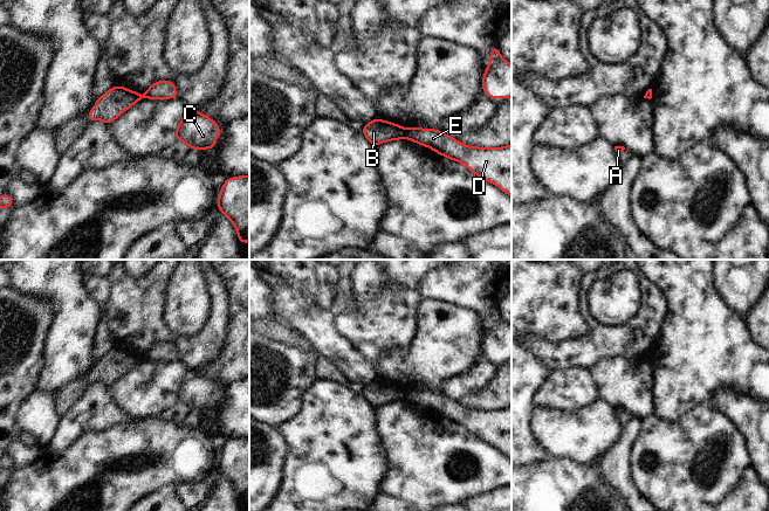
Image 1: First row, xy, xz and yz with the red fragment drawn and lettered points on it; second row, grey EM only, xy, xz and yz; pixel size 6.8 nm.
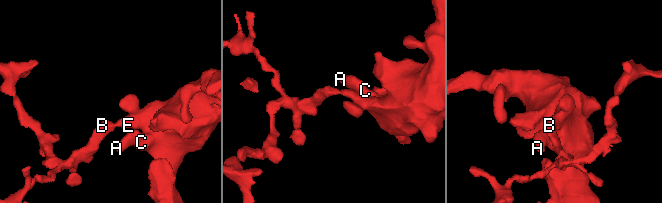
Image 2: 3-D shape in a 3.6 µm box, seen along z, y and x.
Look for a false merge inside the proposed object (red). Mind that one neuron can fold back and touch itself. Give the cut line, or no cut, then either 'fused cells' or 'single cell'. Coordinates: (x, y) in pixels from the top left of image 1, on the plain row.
cut in xz along (404, 392), (405, 399); fused cells

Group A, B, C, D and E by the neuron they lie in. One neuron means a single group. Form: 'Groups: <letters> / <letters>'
Groups: A C D E / B

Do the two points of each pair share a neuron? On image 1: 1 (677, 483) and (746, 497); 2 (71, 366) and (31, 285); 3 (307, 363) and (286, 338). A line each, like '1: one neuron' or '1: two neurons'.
1: two neurons
2: one neuron
3: two neurons

